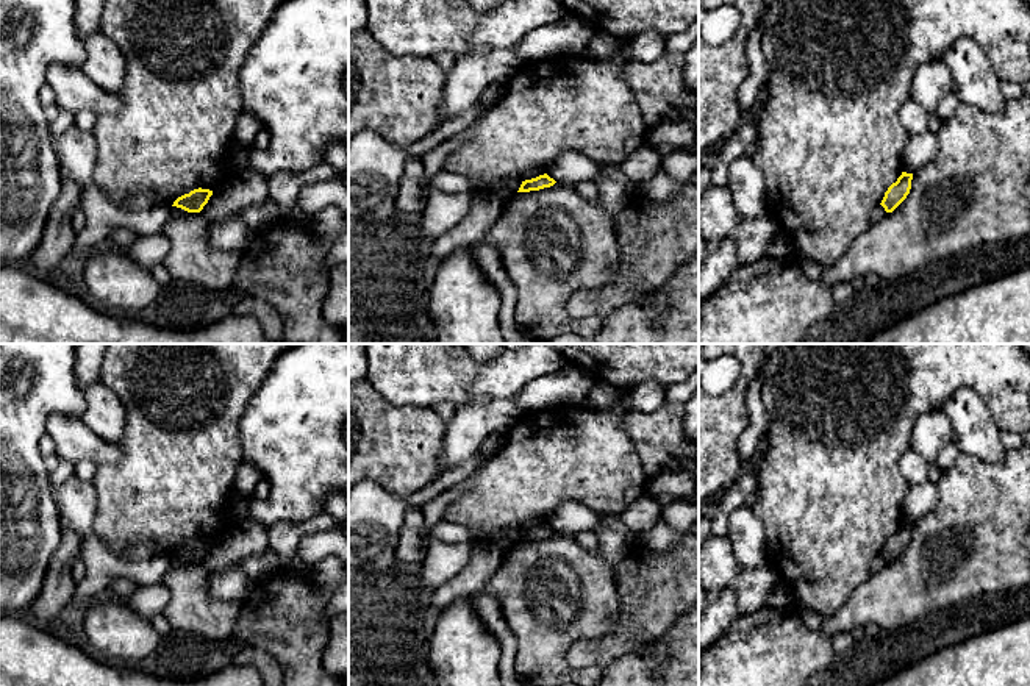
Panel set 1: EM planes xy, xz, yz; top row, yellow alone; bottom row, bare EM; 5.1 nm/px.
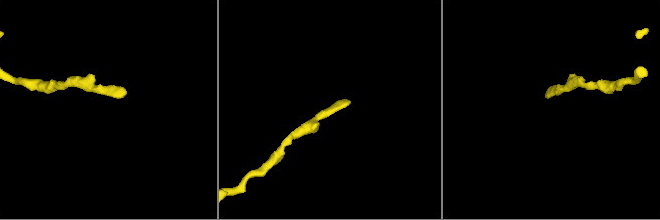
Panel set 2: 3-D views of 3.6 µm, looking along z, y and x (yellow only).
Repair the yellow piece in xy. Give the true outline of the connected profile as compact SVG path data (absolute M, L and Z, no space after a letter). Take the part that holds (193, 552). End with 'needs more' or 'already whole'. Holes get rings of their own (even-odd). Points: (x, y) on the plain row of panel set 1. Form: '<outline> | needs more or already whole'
M198 538L178 547L172 556L181 558L188 563L200 563L211 545L213 541Z | already whole

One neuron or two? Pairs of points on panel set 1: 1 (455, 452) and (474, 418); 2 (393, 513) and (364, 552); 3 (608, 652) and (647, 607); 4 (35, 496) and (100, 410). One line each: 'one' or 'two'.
1: one
2: one
3: one
4: two

